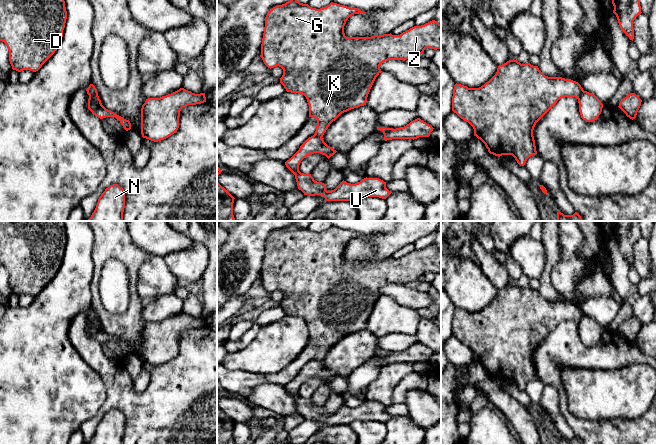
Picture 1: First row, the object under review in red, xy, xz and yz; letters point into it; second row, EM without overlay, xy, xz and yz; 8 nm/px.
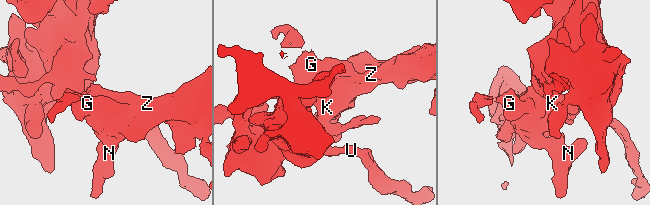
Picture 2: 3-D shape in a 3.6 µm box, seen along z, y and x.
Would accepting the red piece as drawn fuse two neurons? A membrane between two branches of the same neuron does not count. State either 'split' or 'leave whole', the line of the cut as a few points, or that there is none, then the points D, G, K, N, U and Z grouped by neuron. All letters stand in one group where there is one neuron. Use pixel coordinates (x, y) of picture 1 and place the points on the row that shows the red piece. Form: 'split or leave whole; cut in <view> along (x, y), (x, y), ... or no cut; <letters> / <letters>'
leave whole; no cut; D G K N U Z

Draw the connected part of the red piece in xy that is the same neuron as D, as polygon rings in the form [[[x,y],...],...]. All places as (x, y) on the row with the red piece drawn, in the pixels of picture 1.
[[[0,0],[0,41],[8,48],[12,69],[38,71],[57,50],[66,19],[64,0]]]

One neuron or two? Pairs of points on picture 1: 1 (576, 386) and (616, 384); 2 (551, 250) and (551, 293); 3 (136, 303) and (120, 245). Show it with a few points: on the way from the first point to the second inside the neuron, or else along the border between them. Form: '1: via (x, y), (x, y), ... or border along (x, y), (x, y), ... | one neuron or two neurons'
1: via (586, 386), (606, 386) | one neuron
2: via (550, 261), (546, 273), (546, 282) | one neuron
3: via (133, 289), (133, 259) | one neuron

